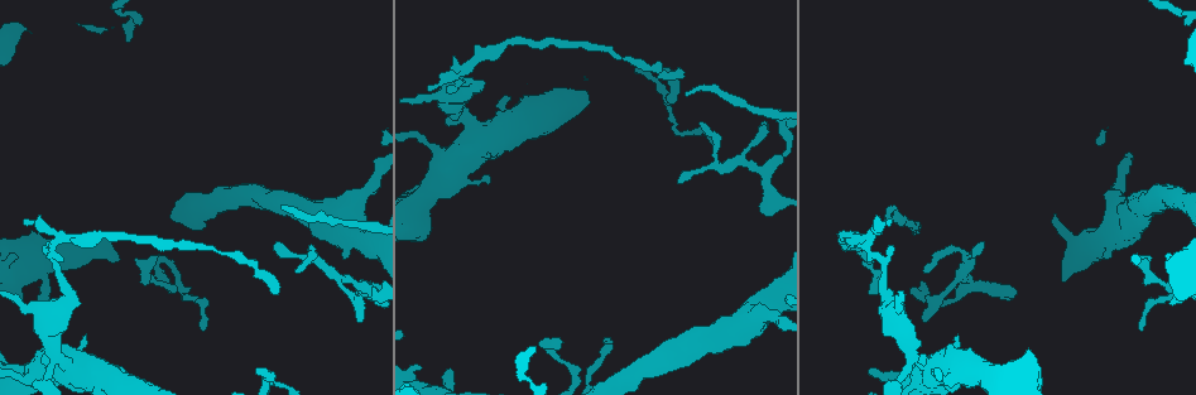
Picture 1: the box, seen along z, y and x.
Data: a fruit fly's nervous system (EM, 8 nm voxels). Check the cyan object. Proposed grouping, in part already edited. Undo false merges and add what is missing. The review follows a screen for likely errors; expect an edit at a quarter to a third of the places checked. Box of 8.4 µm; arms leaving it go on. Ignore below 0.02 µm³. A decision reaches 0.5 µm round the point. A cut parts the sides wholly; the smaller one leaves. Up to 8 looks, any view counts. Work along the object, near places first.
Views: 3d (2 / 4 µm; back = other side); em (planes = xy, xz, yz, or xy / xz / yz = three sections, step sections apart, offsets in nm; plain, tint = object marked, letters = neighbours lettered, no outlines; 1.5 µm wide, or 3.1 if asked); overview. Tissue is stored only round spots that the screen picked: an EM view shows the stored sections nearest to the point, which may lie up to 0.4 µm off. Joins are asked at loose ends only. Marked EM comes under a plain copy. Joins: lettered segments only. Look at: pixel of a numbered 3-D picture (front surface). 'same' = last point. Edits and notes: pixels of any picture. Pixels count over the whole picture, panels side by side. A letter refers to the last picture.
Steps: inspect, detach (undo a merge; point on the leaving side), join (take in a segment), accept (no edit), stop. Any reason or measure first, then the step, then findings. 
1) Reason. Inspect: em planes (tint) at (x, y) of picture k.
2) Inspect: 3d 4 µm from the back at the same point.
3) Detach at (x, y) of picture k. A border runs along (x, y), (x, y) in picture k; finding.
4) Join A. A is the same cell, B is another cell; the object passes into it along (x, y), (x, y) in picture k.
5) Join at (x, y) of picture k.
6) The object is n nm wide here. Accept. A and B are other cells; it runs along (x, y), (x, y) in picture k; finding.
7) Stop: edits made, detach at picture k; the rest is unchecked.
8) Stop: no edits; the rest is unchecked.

Inspect: em xz step 4 (letters) at (449, 372) of picture 1.

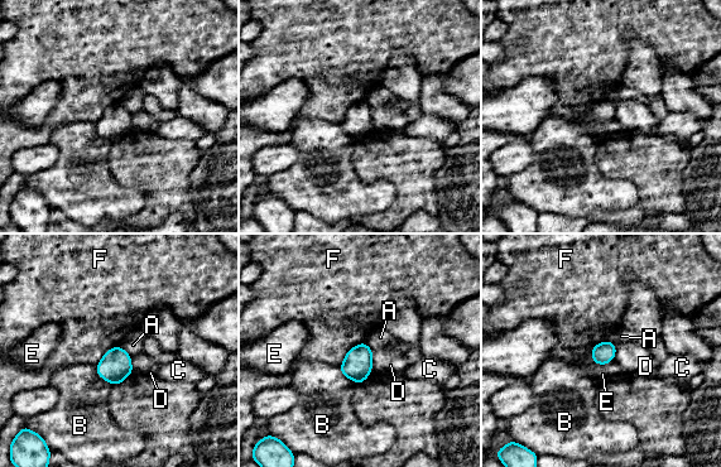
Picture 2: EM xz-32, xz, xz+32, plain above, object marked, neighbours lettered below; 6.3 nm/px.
Inspect: em planes (letters) at the same point.

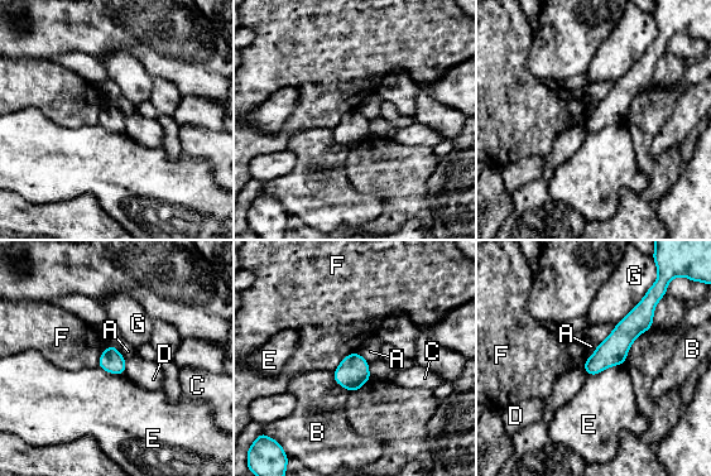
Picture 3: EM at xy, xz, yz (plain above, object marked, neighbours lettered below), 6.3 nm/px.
Accept. A, B, C, D, E, F and G are other cells; a border runs along (597, 345), (586, 360) in picture 3; none of them fits.

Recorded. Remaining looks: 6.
Free end. Inspect: 3d 4 µm from the back at (957, 335) of picture 1.

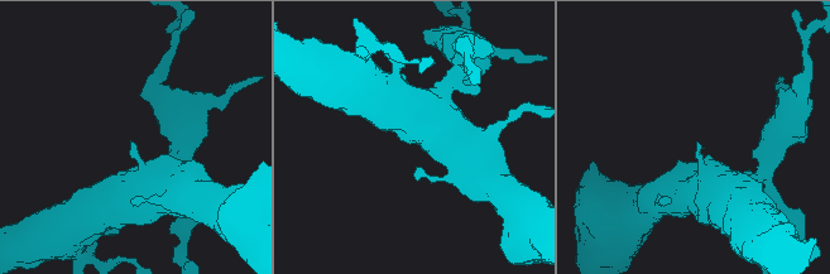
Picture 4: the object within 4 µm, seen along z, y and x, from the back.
Shape alone is not enough. Inspect: em yz step 4 (letters) at (131, 143) of picture 4.

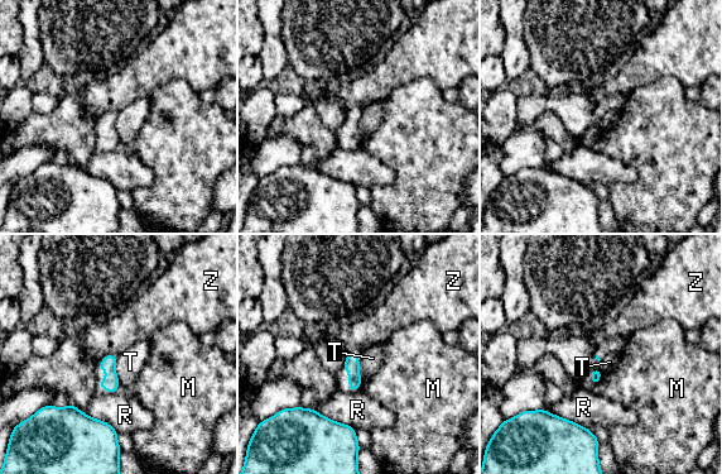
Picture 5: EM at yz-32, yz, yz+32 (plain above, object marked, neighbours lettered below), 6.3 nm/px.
Accept. M, R, T and Z are other cells; a border runs along (115, 354), (107, 354), (96, 367) in picture 5; no lettered segment goes on from it.

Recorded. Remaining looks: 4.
Tapers out. Inspect: 3d 4 µm at (677, 67) of picture 1.

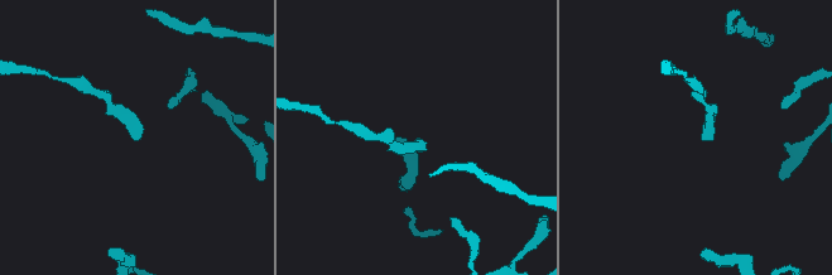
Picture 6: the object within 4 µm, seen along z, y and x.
Shape alone is not enough. Inspect: em planes (letters) at (702, 137) of picture 6.

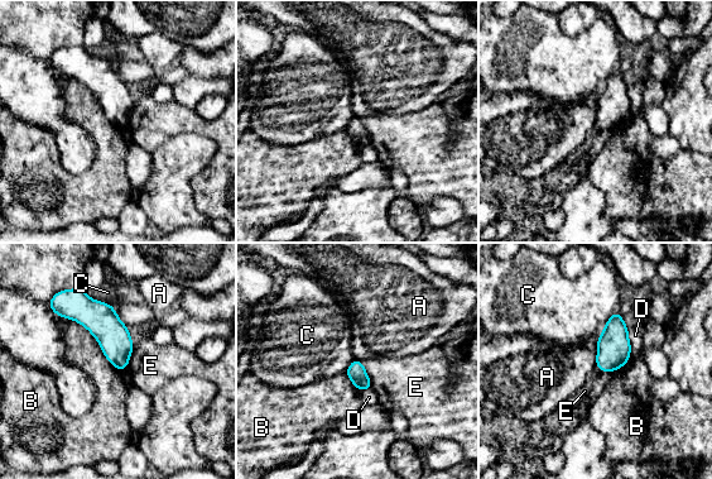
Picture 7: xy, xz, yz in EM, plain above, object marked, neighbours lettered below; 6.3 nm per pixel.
Accept. A, B, C, D and E are other cells; a border runs along (361, 362), (371, 387) in picture 7; no lettered segment goes on from it.

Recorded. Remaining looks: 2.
Abrupt turn. Inspect: em planes (tint) at (56, 239) of picture 1.

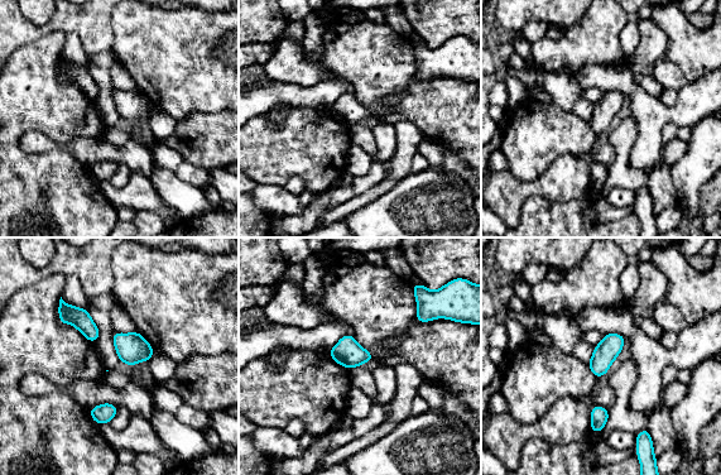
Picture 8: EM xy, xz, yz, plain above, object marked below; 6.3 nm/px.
What lies round it. Inspect: em planes (letters) at the same point.

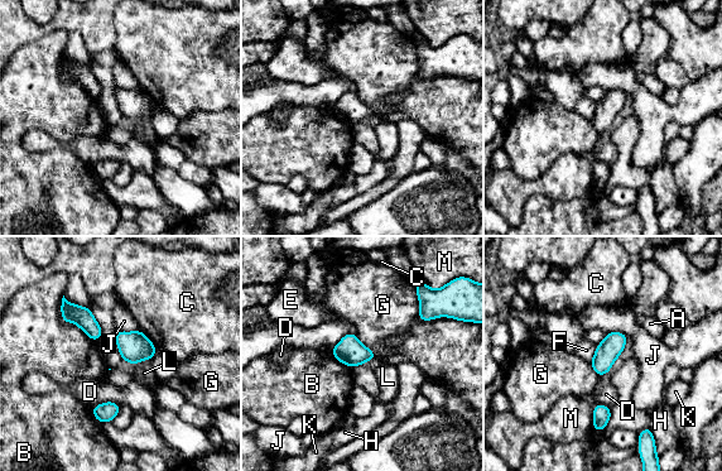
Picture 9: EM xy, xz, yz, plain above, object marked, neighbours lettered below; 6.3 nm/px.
The object is 160 nm wide here. Accept. A, B, C, D, E, F, G, H, J, K, L and M are other cells; a border runs along (597, 345), (590, 363) in picture 9; continuous, no second neuron.

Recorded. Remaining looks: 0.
Stop: no edits; the rest is unchecked.

